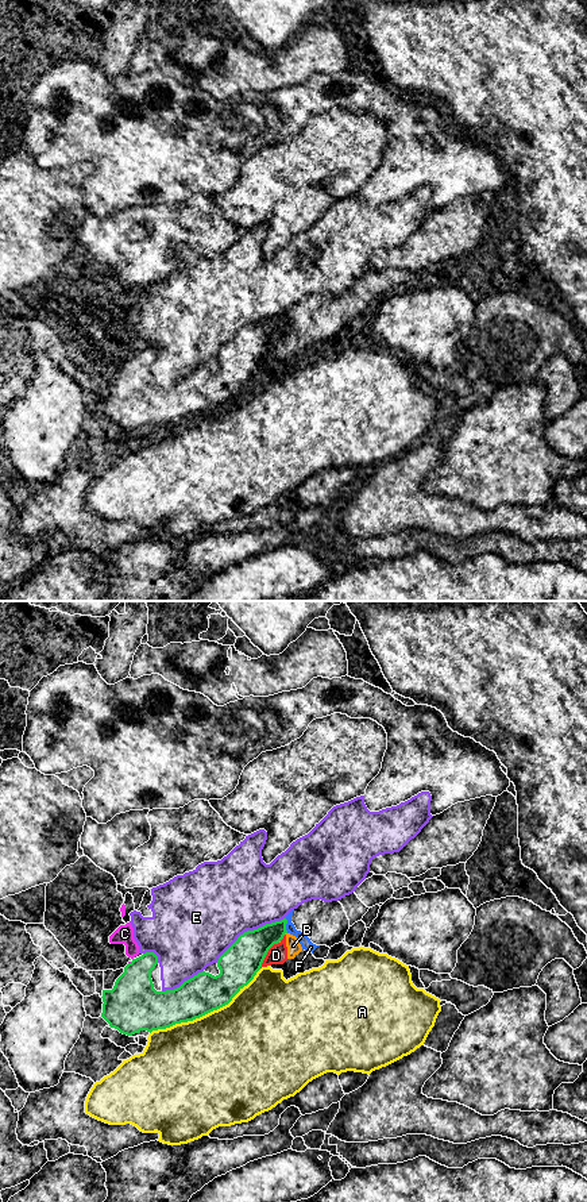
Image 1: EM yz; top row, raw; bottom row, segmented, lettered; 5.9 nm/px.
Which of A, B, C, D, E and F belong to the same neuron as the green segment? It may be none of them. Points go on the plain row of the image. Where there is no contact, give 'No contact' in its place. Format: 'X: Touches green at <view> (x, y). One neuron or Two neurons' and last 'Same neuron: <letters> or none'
A: Touches green at yz (205, 408). Two neurons
B: Touches green at yz (285, 327). Two neurons
C: Touches green at yz (131, 357). Two neurons
D: Touches green at yz (267, 346). Two neurons
E: Touches green at yz (248, 326). Two neurons
F: Touches green at yz (285, 320). Two neurons
Same neuron: none

